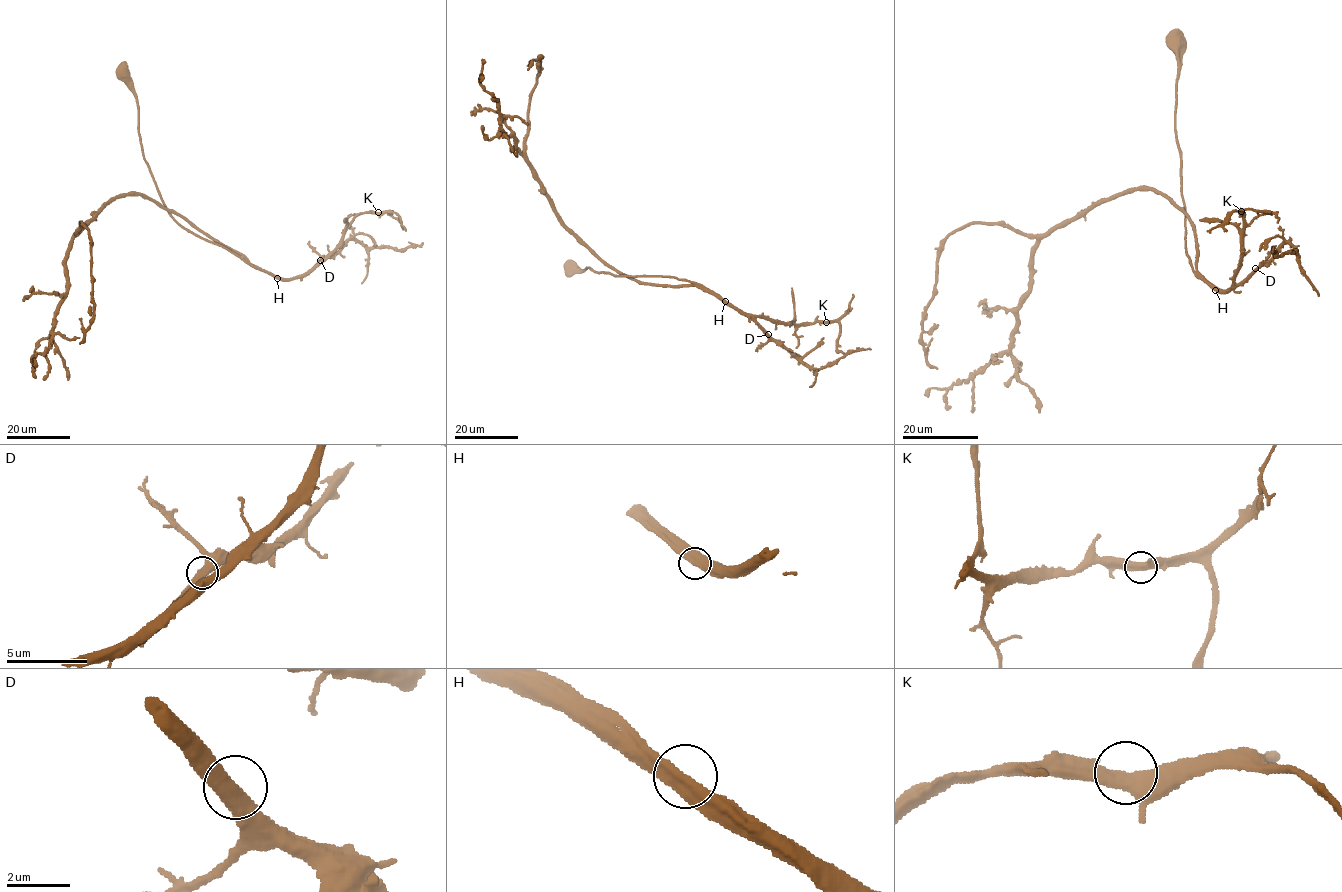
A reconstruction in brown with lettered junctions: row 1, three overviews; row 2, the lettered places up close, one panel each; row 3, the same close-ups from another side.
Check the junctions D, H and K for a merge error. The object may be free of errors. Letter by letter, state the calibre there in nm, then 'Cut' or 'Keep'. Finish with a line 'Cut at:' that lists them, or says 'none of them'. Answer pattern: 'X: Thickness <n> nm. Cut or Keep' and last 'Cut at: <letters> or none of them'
D: Thickness 480 nm. Keep
H: Thickness 480 nm. Keep
K: Thickness 480 nm. Keep
Cut at: none of them

